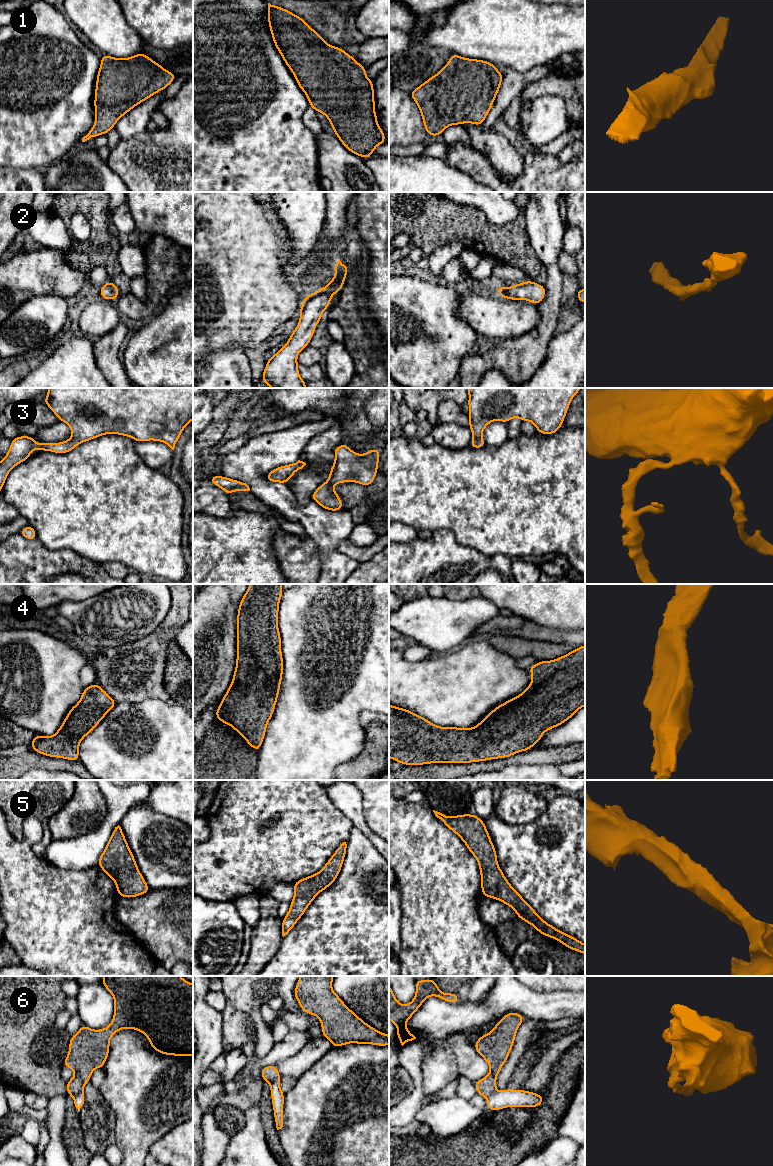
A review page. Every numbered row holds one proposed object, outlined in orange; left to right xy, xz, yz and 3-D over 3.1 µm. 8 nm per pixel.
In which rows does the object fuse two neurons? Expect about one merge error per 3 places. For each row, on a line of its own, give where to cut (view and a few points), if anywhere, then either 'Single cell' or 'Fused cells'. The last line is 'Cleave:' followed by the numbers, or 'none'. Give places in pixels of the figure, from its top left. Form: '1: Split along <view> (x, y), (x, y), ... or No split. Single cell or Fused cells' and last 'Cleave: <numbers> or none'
1: No split. Single cell
2: No split. Single cell
3: No split. Single cell
4: No split. Single cell
5: No split. Single cell
6: Split along xz (279, 1078), (270, 1083). Fused cells
Cleave: 6

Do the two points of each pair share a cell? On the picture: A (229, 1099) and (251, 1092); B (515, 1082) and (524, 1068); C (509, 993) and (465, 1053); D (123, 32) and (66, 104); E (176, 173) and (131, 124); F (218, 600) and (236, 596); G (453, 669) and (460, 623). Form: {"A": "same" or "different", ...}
{"A": "same", "B": "same", "C": "different", "D": "different", "E": "different", "F": "different", "G": "different"}

